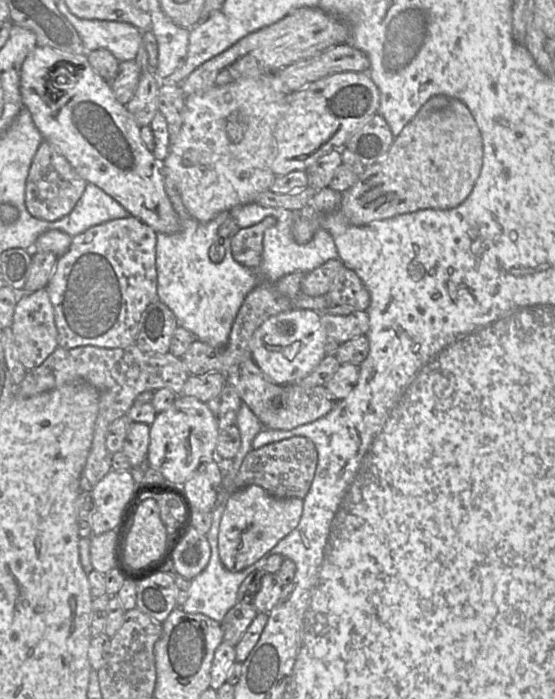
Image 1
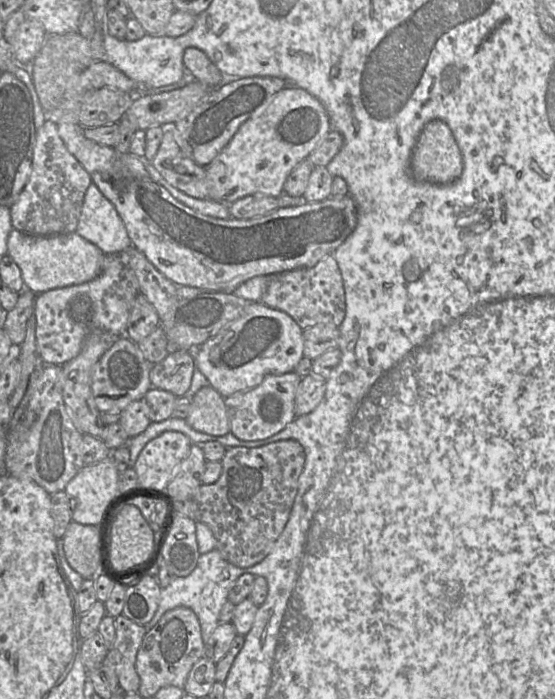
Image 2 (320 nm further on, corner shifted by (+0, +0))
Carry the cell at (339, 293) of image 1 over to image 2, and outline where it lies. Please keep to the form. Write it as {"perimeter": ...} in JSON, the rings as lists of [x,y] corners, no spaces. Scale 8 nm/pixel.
{"perimeter":[[[333,255],[309,268],[300,268],[271,275],[270,283],[260,302],[290,315],[304,330],[318,324],[341,325],[346,315],[342,275]]]}

